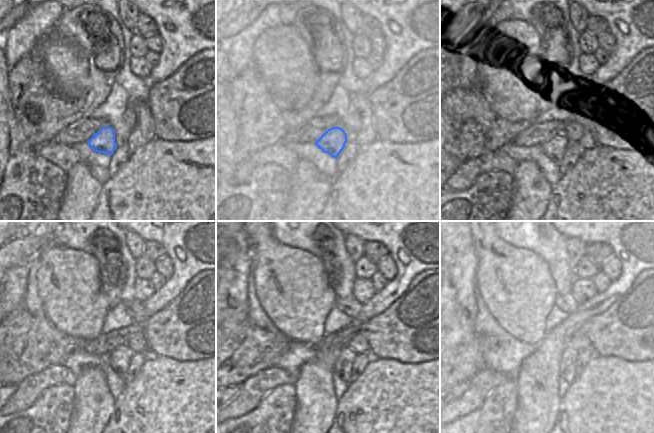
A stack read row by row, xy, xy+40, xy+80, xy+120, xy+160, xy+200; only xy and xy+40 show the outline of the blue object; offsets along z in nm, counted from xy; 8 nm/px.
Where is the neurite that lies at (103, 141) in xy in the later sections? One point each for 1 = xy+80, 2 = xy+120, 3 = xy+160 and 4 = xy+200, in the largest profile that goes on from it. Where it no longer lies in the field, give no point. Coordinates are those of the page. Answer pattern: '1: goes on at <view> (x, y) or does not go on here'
1: goes on at xy+80 (555, 147)
2: goes on at xy+120 (117, 362)
3: goes on at xy+160 (342, 370)
4: goes on at xy+200 (568, 363)

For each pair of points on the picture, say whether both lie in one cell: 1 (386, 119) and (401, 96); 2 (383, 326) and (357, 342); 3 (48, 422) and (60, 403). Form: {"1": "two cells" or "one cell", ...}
{"1": "one cell", "2": "two cells", "3": "one cell"}

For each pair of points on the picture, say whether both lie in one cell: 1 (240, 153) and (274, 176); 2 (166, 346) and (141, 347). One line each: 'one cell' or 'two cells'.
1: one cell
2: two cells

